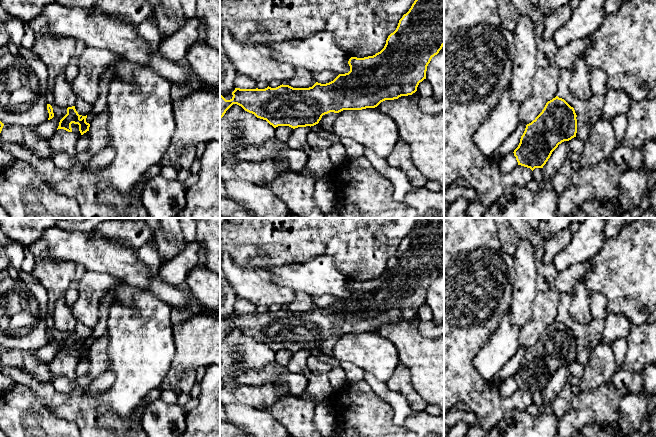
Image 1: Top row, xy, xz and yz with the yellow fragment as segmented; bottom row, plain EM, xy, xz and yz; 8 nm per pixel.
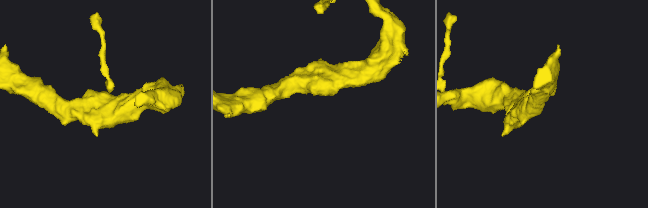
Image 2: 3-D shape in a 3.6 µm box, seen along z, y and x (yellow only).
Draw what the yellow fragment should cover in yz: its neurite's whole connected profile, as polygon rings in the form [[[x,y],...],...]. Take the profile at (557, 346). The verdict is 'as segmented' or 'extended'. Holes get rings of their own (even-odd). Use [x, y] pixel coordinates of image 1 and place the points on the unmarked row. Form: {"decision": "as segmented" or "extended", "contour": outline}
{"decision": "as segmented", "contour": [[[556,320],[548,325],[542,336],[526,349],[513,376],[518,389],[532,395],[543,392],[559,368],[576,361],[576,341],[574,332],[564,323]]]}

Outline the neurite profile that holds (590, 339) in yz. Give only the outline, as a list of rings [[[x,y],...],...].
[[[559,293],[559,295],[561,302],[557,320],[574,332],[577,339],[576,361],[586,366],[592,349],[602,342],[604,319],[593,319],[588,325],[575,322],[568,314],[569,296],[566,293]]]

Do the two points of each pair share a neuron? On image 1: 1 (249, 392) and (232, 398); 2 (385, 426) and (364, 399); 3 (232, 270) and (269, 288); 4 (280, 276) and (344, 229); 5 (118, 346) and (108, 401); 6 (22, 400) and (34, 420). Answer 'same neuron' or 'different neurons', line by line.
1: same neuron
2: same neuron
3: same neuron
4: different neurons
5: same neuron
6: same neuron

